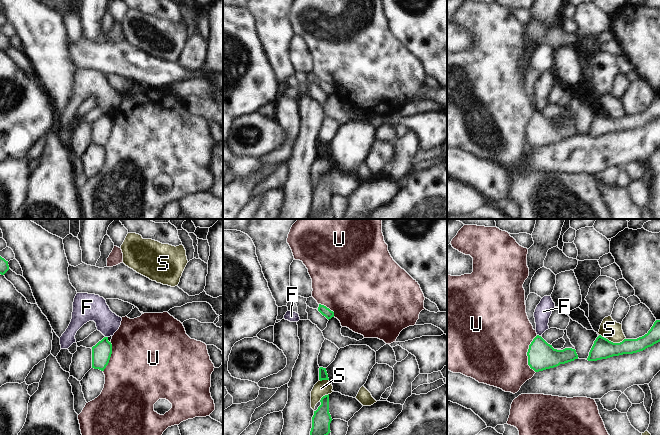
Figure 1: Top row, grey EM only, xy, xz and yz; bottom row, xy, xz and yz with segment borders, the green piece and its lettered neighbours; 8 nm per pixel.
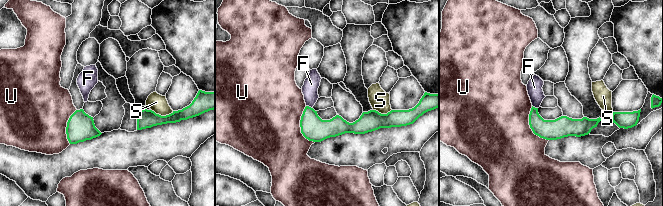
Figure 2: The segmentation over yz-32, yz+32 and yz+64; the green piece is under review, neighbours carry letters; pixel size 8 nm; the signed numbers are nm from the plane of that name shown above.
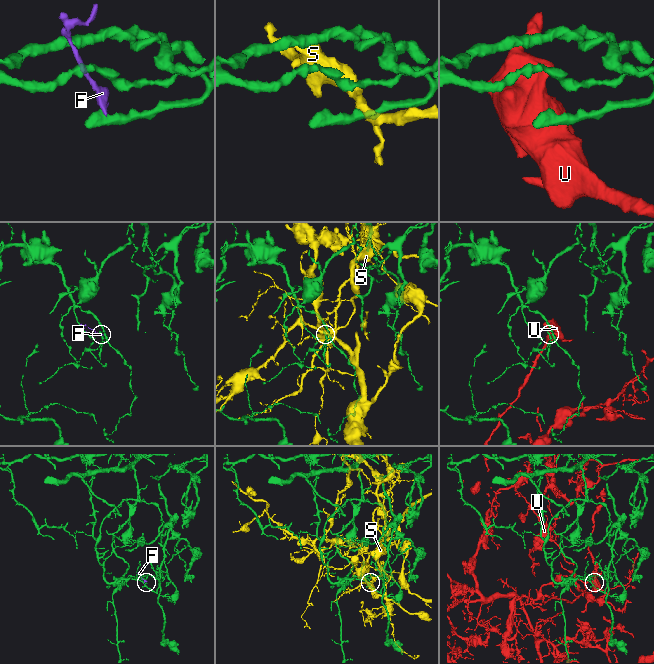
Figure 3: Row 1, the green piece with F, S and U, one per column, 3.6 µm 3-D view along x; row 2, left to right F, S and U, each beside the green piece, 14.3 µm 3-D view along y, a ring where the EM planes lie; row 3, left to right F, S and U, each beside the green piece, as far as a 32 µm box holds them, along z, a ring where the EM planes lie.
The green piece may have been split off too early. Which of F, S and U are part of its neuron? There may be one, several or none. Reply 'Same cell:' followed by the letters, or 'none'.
Same cell: none

